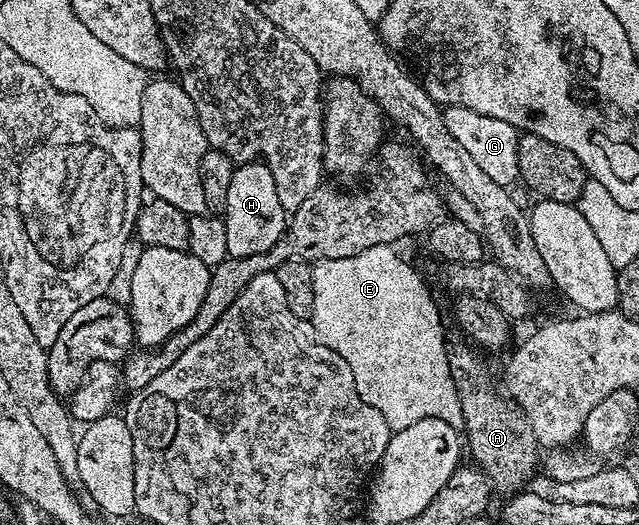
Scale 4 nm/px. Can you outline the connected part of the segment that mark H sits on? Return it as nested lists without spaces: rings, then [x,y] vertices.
[[[266,163],[247,164],[251,165],[240,164],[236,168],[233,183],[229,183],[225,210],[228,257],[248,257],[269,251],[283,238],[289,224],[289,213],[283,210],[285,201],[275,185],[271,166]]]

